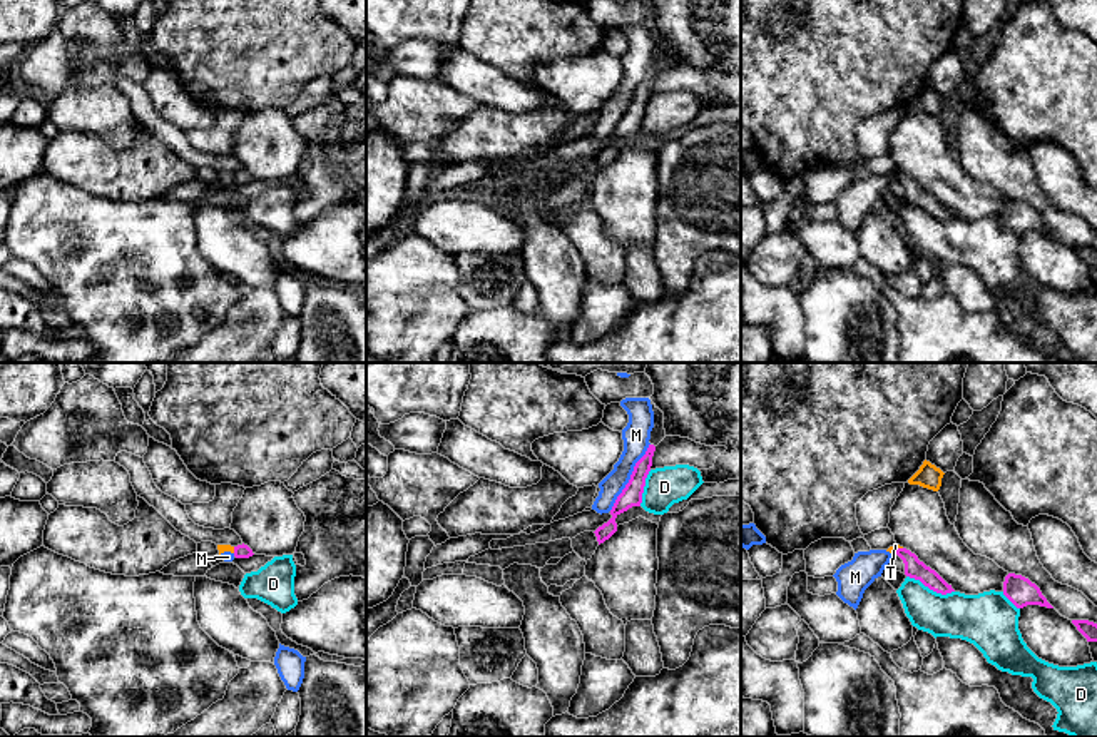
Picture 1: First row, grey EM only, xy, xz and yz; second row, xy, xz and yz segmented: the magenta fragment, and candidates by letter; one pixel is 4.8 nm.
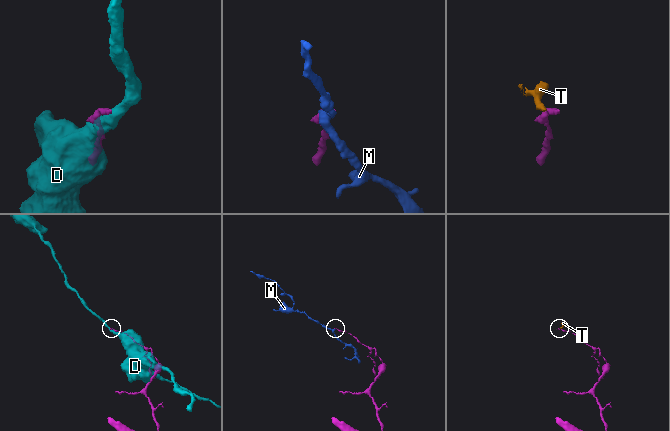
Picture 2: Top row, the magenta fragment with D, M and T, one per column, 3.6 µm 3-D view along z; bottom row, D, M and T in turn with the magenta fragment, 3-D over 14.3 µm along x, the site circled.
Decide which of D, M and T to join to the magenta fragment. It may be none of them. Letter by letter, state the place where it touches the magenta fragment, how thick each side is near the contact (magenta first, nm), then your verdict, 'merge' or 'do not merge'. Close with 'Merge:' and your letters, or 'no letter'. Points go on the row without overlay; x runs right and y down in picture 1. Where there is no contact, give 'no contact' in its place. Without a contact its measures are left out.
D: yz (930, 214) | 90/220 nm | do not merge
M: xz (631, 102) | 100/140 nm | do not merge
T: yz (895, 174) | 90/20 nm | do not merge
Merge: no letter

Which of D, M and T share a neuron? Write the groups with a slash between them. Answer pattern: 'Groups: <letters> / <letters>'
Groups: D / M T

